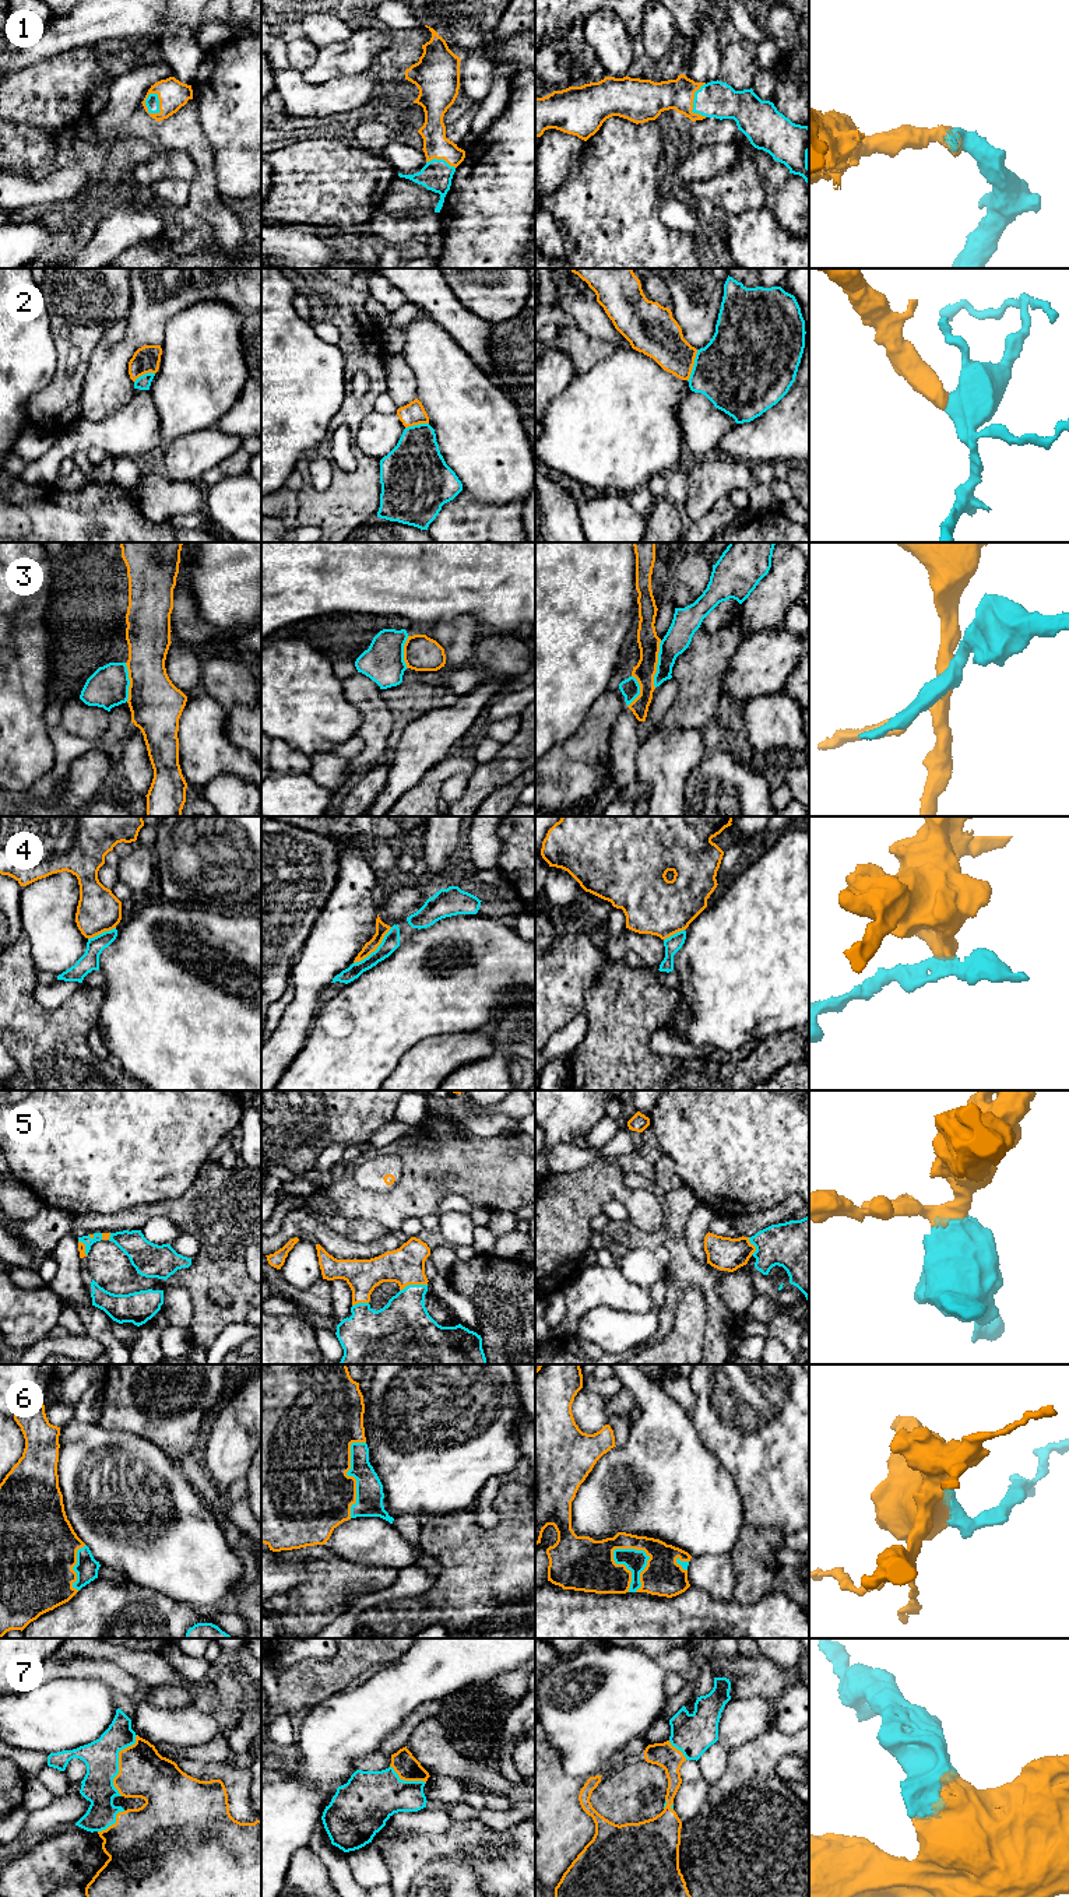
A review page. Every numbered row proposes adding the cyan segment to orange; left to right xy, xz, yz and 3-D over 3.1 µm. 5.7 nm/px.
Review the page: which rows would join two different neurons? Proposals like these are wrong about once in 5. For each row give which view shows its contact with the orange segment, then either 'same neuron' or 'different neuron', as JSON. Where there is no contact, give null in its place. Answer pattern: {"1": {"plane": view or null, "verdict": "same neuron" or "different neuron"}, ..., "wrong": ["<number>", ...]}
{"1": {"plane": "xy", "verdict": "same neuron"}, "2": {"plane": "yz", "verdict": "same neuron"}, "3": {"plane": "yz", "verdict": "different neuron"}, "4": {"plane": "xz", "verdict": "different neuron"}, "5": {"plane": "xz", "verdict": "same neuron"}, "6": {"plane": "yz", "verdict": "same neuron"}, "7": {"plane": "xy", "verdict": "same neuron"}, "wrong": ["3", "4"]}

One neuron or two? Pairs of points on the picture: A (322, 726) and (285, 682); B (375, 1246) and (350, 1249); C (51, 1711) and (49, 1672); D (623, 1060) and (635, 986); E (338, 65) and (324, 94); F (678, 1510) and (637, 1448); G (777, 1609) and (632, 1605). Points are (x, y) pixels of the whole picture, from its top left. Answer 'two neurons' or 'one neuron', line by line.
A: one neuron
B: one neuron
C: two neurons
D: one neuron
E: two neurons
F: one neuron
G: one neuron

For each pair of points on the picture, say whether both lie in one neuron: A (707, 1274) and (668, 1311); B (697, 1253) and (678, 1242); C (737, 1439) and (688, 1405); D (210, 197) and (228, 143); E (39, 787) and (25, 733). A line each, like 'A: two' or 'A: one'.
A: one
B: two
C: two
D: two
E: two

